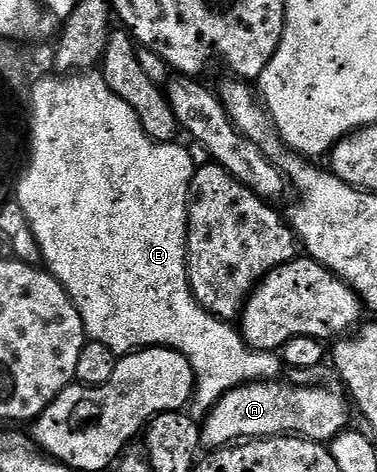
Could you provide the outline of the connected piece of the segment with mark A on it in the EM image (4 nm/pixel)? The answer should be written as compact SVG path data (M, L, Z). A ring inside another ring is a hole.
M245 381L241 387L225 392L203 416L203 446L219 449L237 441L271 439L277 435L295 435L327 444L349 426L350 403L343 394L340 396L328 387L295 387L292 383L276 382Z

